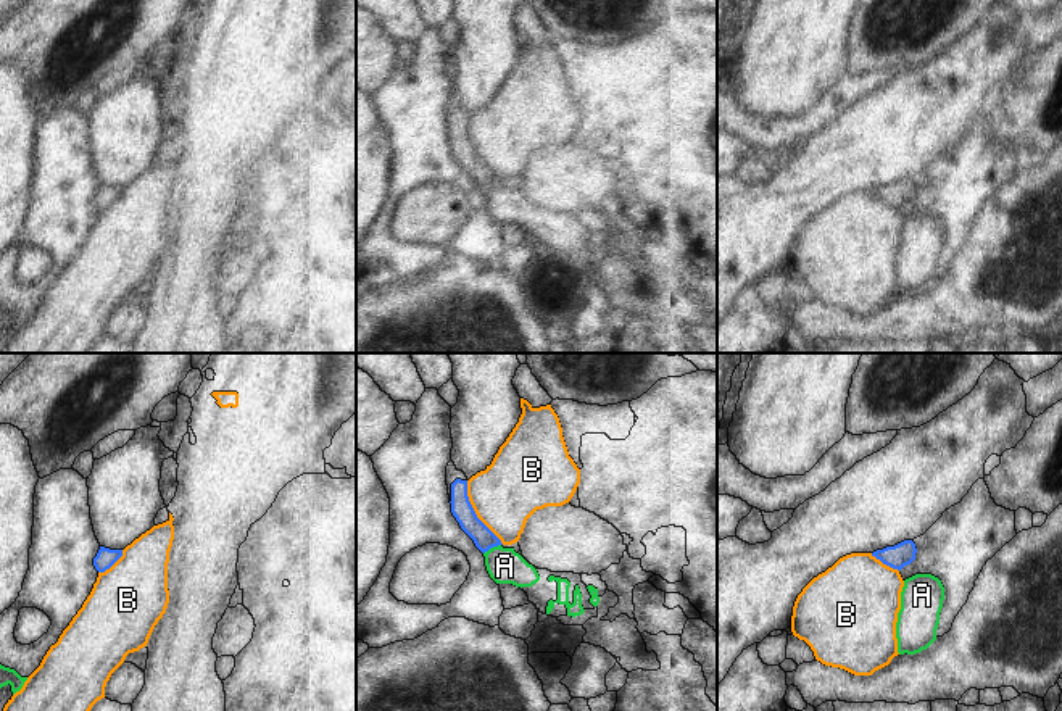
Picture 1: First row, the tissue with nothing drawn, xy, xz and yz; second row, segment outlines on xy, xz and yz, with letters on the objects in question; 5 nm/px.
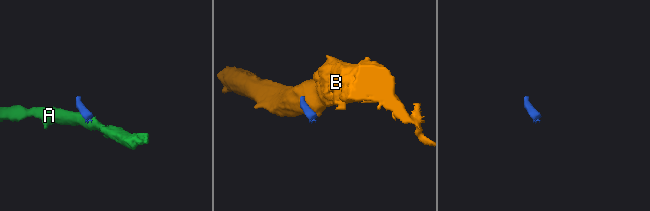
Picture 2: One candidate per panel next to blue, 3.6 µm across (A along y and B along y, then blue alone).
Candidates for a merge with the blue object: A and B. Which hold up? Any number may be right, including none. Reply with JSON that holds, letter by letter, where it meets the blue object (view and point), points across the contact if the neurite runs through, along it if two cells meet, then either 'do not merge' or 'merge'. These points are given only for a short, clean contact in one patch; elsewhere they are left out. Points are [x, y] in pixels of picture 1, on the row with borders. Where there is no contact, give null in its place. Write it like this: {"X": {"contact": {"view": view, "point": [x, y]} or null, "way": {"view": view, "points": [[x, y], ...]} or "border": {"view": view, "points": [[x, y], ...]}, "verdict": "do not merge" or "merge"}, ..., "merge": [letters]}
{"A": {"contact": {"view": "xz", "point": [492, 547]}, "border": {"view": "xz", "points": [[500, 544], [484, 553]]}, "verdict": "do not merge"}, "B": {"contact": {"view": "xz", "point": [474, 513]}, "border": {"view": "xz", "points": [[466, 481], [466, 495], [476, 516], [503, 544]]}, "verdict": "do not merge"}, "merge": []}

